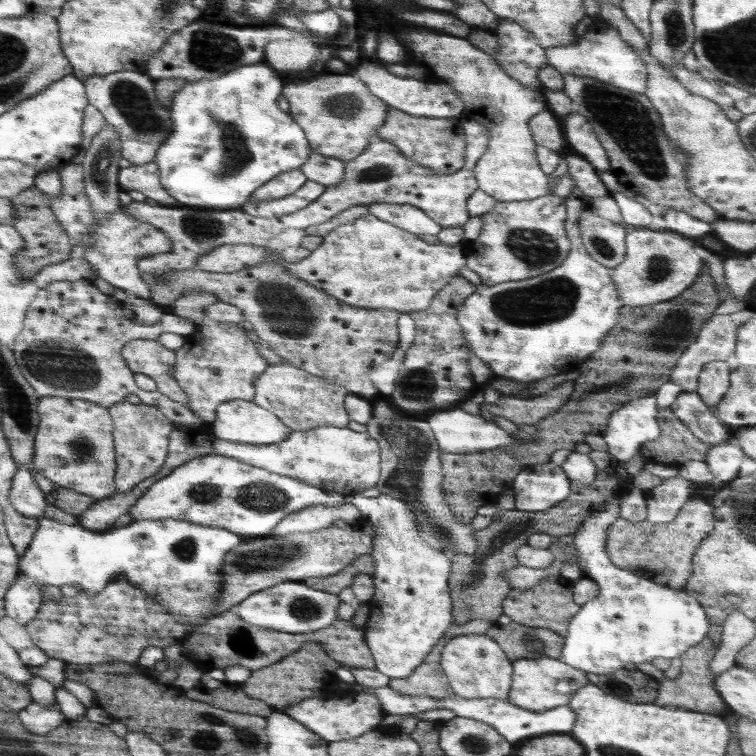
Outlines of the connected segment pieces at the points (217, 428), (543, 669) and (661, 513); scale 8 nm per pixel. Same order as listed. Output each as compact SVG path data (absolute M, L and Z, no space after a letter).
M230 400L222 402L215 412L211 430L216 439L244 444L276 444L286 440L293 428L286 426L273 412L257 406L253 401Z
M538 658L518 659L512 662L512 682L507 700L516 706L522 706L526 710L544 712L548 708L556 708L562 704L568 704L572 694L588 684L586 674L560 659Z
M674 476L662 478L662 484L644 490L647 506L647 520L650 524L672 522L680 508L688 502L691 483L686 478Z

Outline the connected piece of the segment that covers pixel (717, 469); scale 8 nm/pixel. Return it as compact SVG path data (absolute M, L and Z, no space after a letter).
M732 436L726 442L710 447L705 462L708 464L710 474L714 476L714 481L720 480L724 486L726 482L729 483L738 476L744 458L746 454L742 452L740 442Z

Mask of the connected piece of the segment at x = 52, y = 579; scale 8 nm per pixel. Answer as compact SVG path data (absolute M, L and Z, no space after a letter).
M43 514L37 518L38 529L34 533L26 552L18 558L18 578L10 586L4 596L4 610L6 617L14 622L25 625L32 621L38 613L38 607L42 605L42 585L62 587L63 585L80 584L88 596L98 593L108 581L114 581L118 577L126 577L134 587L144 589L150 598L156 597L160 605L168 607L168 611L176 617L180 623L190 623L190 627L196 630L200 625L206 624L208 611L216 605L220 593L222 593L222 561L224 555L234 547L241 544L239 534L234 534L217 526L204 526L185 520L165 518L160 520L139 520L126 526L110 528L106 532L94 532L82 527L80 524L72 525L57 522L47 518Z

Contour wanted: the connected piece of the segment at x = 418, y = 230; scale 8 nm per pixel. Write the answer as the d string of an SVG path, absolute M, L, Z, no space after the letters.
M380 201L368 203L367 206L372 216L419 237L422 234L437 235L442 229L440 224L436 224L424 210L416 206L395 205Z

